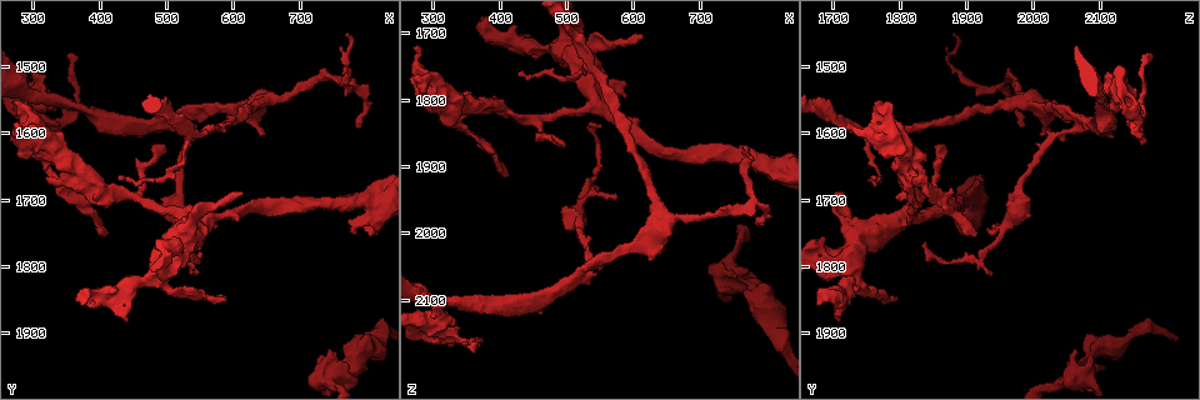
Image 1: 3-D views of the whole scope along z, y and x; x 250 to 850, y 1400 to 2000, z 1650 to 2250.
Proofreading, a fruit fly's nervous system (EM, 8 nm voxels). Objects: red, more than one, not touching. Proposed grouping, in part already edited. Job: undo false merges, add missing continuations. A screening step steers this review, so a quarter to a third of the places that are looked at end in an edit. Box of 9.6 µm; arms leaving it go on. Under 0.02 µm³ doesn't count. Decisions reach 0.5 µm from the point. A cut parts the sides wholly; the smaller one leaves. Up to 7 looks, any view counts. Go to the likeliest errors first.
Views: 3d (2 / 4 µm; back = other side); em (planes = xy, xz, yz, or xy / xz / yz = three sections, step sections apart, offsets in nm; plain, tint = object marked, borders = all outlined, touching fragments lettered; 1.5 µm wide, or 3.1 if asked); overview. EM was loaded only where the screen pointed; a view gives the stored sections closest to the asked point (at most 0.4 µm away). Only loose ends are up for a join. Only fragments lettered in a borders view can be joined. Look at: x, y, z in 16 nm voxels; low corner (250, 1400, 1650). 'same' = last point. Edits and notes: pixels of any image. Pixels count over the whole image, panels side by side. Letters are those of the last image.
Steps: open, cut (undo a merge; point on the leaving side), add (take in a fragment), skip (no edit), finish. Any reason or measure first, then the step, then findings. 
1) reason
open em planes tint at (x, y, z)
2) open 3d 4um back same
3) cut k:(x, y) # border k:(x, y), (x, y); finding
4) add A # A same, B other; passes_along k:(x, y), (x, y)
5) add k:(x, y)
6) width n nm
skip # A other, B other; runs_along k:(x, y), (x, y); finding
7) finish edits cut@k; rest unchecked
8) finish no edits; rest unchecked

a narrow waist
open em planes borders at (530, 1585, 2070)

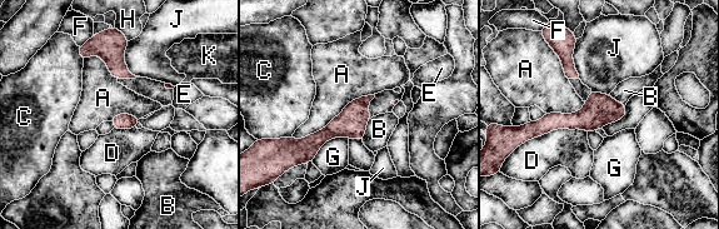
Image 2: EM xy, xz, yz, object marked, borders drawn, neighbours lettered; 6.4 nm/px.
skip # A other, B other, C other, D other, E other, F other, G other, H other, J other, K other; border 2:(130, 40), (124, 60), (140, 76); one neuron here

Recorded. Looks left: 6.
an open end
open em yz step 8 plain at (615, 1690, 1700)

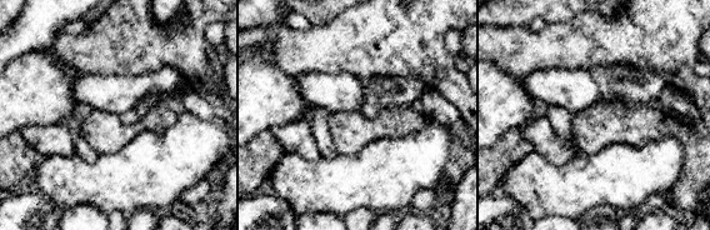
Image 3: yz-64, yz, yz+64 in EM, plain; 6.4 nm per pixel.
what lies round it
open em yz step 8 borders same

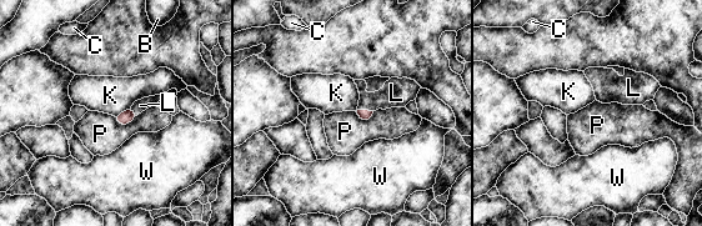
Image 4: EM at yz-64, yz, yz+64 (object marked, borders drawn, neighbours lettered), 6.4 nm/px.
add L # B other, C other, K other, L same, P other, W other; passes_along 4:(364, 114), (365, 110), (396, 93); it goes on there

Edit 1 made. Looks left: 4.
an open end
open em xy step 8 tint at (410, 1750, 1915)

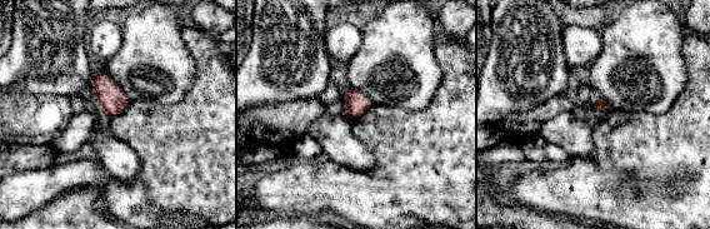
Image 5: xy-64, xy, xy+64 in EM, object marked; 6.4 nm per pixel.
another direction
open em planes borders same

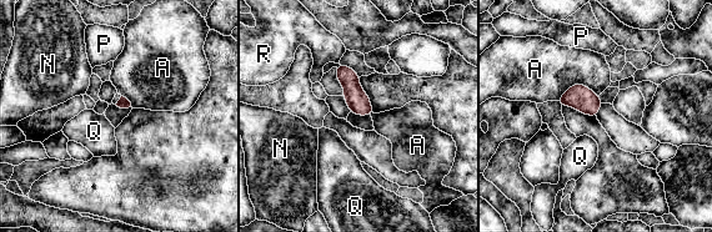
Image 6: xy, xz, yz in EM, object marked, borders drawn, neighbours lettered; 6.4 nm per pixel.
longest_contact A 280 nm
skip # A other, N other, P other, Q other, R other; none of them fits

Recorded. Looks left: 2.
finish edits add@4; rest unchecked

